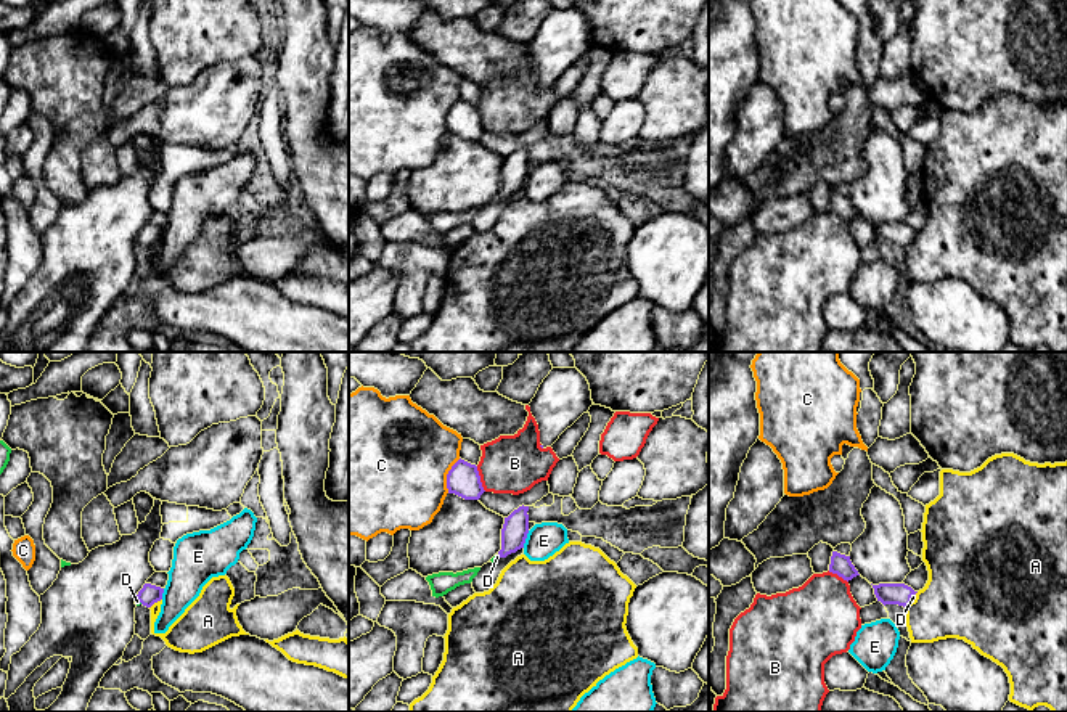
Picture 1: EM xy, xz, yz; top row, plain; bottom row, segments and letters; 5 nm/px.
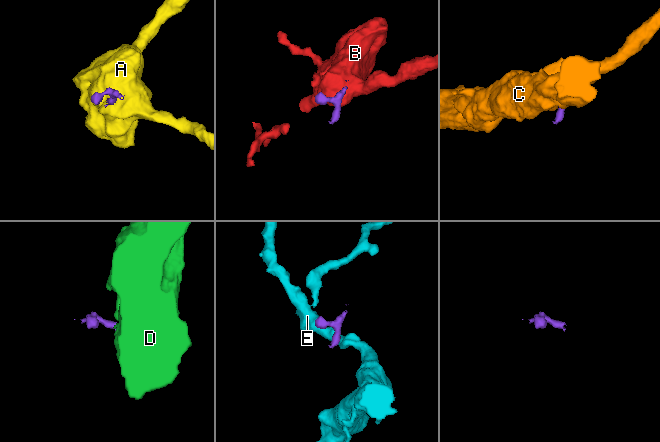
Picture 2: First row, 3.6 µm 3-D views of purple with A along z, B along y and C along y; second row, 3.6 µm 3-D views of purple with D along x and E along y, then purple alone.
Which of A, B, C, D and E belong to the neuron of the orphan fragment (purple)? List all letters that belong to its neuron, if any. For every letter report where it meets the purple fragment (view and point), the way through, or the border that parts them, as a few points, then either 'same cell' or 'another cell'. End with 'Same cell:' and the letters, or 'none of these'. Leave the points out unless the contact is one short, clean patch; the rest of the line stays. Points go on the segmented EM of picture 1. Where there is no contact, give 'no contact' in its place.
A: meets purple in xy at (155, 601); border along xy (161, 598), (150, 608); another cell
B: meets purple in xz at (479, 479); border along xz (476, 466), (481, 486), (486, 491); another cell
C: meets purple in xz at (447, 476); border along xz (460, 458), (447, 474), (447, 492); another cell
D: meets purple in yz at (911, 595); runs through yz (887, 593), (911, 595), (913, 597); same cell
E: meets purple in xz at (526, 537); border along xz (529, 531), (523, 547); another cell
Same cell: D

